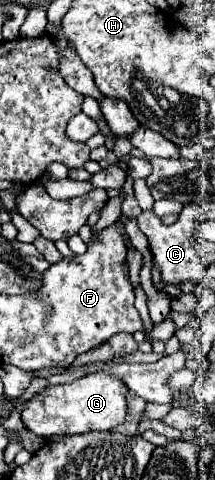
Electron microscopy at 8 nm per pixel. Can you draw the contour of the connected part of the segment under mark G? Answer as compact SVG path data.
M96 371L80 377L68 385L50 385L36 395L22 411L22 423L38 437L50 435L76 435L88 431L108 431L126 421L128 395L132 391L114 375Z

